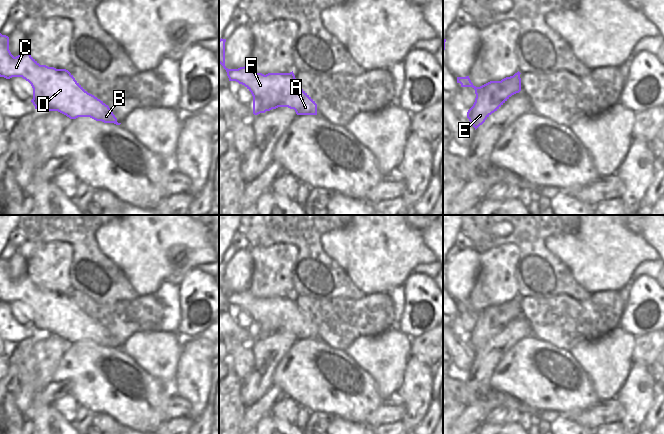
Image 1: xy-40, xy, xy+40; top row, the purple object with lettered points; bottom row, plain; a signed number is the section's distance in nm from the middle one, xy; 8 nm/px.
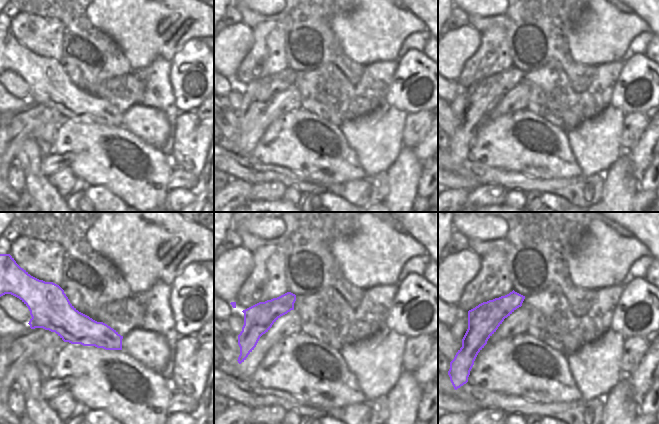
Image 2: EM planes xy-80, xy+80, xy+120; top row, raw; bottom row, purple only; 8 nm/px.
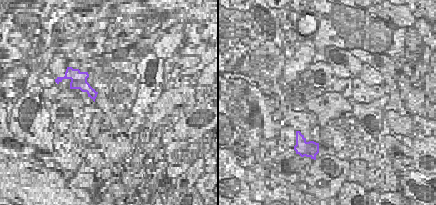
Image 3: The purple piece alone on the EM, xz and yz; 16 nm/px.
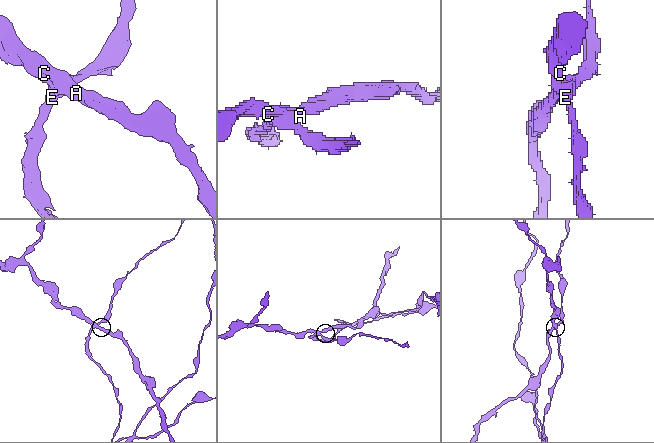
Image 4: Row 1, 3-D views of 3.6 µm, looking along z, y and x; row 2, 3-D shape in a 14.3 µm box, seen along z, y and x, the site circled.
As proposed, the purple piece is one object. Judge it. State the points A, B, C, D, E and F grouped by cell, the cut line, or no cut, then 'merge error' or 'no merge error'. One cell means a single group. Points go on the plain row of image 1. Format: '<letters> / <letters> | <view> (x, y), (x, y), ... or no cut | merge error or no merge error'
A B C D F / E | xy (253, 322), (265, 320), (267, 334) | merge error

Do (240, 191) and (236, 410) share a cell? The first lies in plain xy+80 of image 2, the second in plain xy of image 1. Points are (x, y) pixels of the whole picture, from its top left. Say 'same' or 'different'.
different

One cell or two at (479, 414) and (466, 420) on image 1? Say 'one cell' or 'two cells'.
one cell

